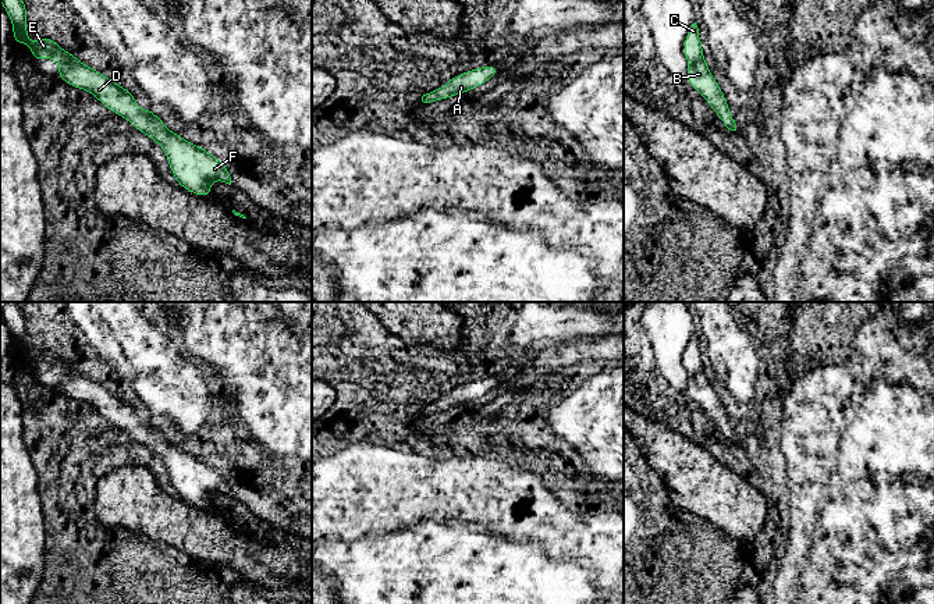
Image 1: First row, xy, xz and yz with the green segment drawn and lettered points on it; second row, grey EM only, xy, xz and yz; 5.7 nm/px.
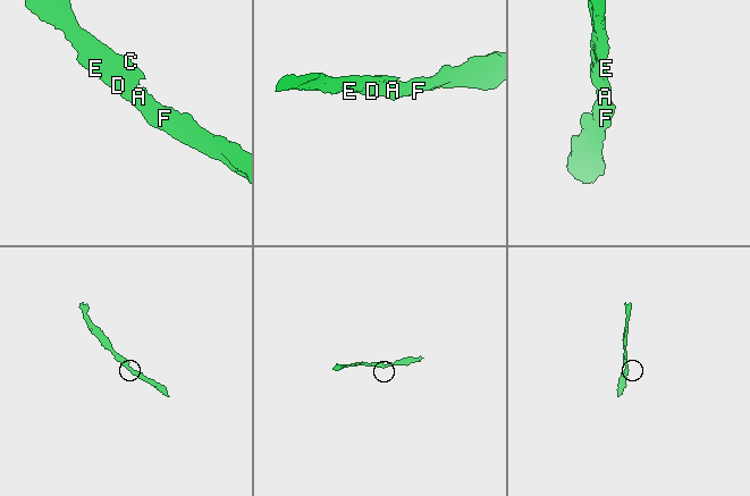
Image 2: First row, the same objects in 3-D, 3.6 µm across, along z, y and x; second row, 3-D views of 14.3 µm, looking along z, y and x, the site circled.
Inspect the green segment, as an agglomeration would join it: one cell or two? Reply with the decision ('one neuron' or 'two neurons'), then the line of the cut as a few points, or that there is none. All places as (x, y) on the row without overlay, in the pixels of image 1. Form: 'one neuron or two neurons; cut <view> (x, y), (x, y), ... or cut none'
one neuron; cut none

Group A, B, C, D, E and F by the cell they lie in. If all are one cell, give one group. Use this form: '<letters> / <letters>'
A B C D E F

